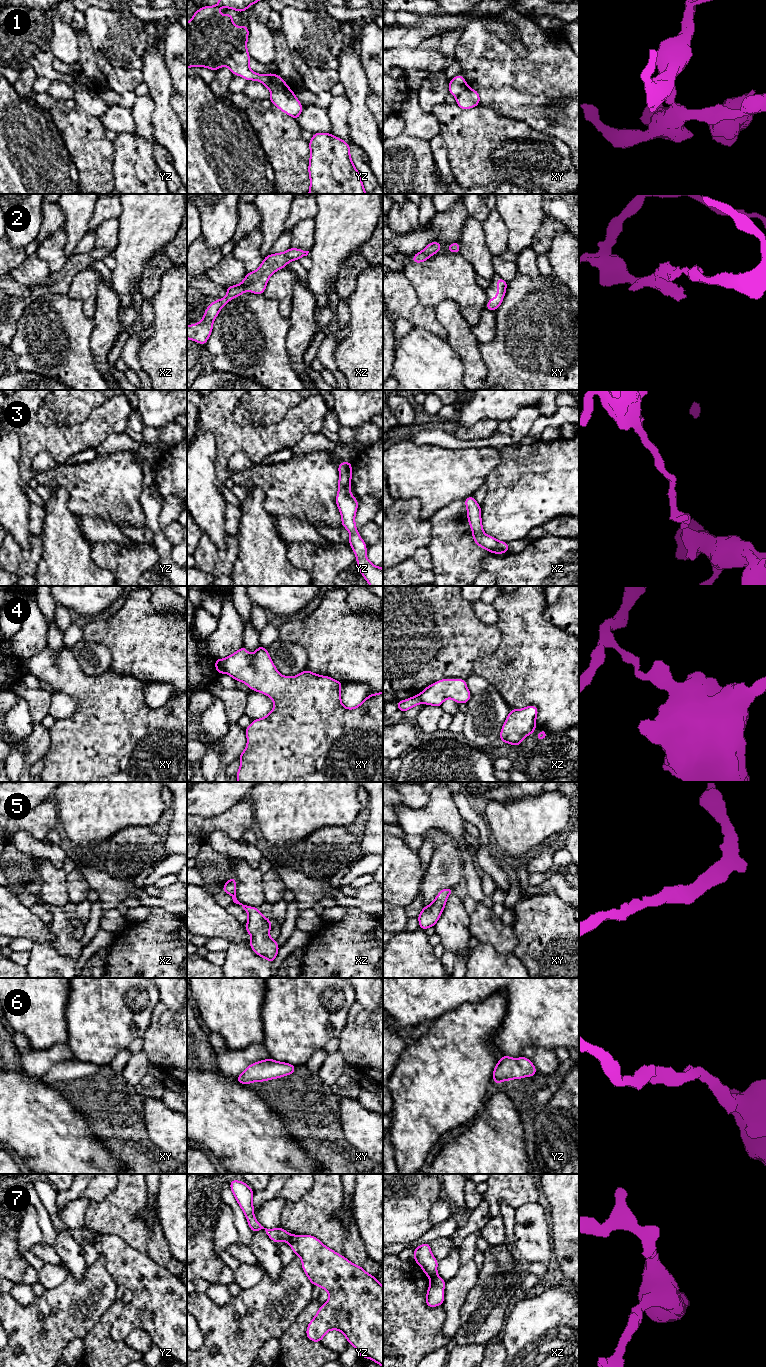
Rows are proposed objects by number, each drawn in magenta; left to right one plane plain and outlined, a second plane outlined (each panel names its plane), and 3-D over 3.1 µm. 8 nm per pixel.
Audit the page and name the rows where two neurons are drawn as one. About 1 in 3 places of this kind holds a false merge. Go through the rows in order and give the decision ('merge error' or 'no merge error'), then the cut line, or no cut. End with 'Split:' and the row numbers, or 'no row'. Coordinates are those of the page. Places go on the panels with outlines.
1: merge error; cut in yz along (290, 89), (274, 89), (271, 91)
2: no merge error; no cut
3: merge error; cut in xz along (498, 541), (498, 550), (500, 552)
4: merge error; cut in xy along (222, 660), (225, 672)
5: no merge error; no cut
6: no merge error; no cut
7: merge error; cut in yz along (291, 1234), (288, 1242)
Split: 1, 3, 4, 7

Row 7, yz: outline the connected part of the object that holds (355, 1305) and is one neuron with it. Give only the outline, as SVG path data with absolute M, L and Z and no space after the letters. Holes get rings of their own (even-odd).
M291 1234L289 1245L295 1255L301 1258L303 1271L310 1282L329 1294L328 1301L320 1305L308 1324L308 1339L321 1342L329 1330L339 1330L354 1346L359 1358L366 1357L383 1367L383 1286L375 1276L326 1247L312 1235Z

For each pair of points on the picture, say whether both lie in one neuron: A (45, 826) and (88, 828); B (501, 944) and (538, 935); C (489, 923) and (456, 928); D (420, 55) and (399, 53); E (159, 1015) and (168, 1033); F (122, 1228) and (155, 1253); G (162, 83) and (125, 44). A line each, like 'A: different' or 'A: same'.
A: different
B: different
C: different
D: same
E: same
F: same
G: different

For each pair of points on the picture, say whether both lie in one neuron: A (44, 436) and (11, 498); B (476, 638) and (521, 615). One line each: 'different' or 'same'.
A: different
B: different

